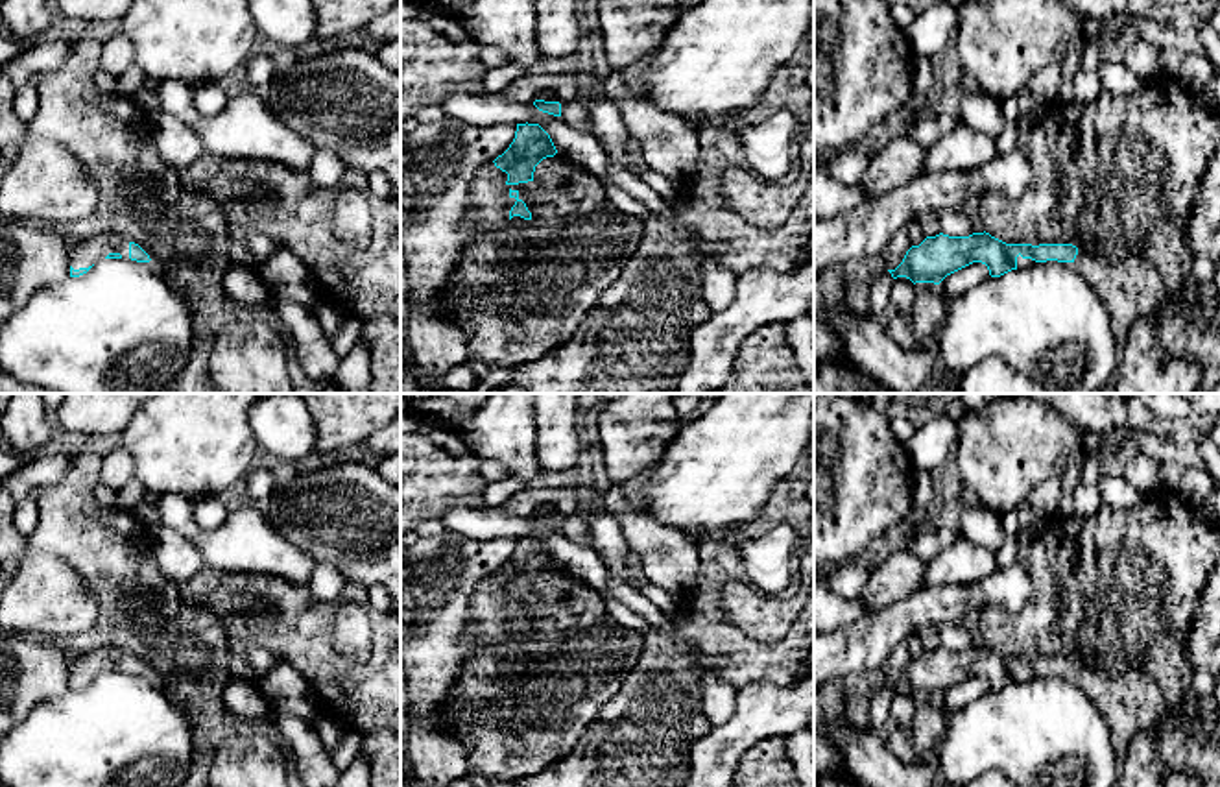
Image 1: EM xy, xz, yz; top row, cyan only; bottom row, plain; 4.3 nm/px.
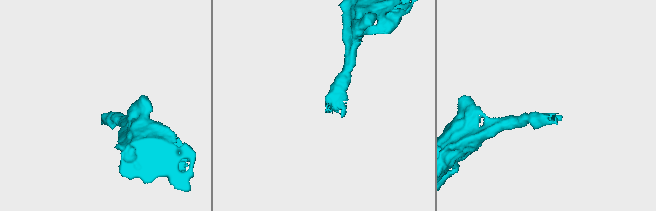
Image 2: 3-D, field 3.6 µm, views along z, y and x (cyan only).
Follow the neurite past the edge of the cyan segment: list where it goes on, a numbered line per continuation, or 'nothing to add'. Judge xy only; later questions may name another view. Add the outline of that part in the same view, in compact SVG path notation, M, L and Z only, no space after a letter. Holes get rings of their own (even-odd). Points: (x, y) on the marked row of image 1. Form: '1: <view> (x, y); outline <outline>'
1: xy (85, 254); outline M102 233L72 244L70 266L74 270L89 268L109 253L120 253L129 259L129 240L114 233Z

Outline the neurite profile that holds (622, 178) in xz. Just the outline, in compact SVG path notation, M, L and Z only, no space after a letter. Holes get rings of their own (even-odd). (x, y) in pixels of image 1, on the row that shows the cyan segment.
M609 161L607 176L615 187L644 203L650 214L655 214L668 224L676 222L676 212L670 209L670 203L659 198L644 181L639 179L637 174Z

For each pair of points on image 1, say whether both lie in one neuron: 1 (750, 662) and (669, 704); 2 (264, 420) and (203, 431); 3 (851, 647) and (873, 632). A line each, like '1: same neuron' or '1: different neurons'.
1: same neuron
2: different neurons
3: same neuron

